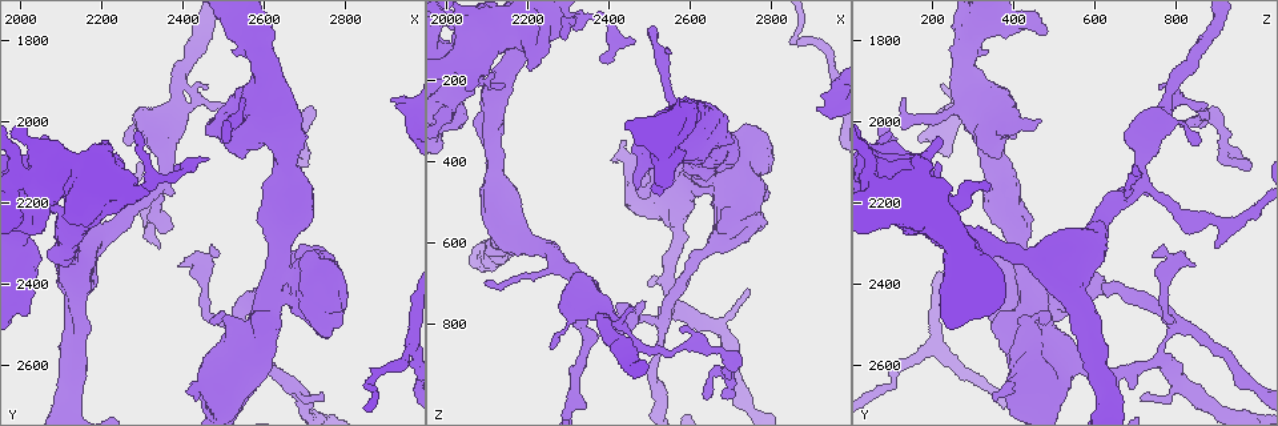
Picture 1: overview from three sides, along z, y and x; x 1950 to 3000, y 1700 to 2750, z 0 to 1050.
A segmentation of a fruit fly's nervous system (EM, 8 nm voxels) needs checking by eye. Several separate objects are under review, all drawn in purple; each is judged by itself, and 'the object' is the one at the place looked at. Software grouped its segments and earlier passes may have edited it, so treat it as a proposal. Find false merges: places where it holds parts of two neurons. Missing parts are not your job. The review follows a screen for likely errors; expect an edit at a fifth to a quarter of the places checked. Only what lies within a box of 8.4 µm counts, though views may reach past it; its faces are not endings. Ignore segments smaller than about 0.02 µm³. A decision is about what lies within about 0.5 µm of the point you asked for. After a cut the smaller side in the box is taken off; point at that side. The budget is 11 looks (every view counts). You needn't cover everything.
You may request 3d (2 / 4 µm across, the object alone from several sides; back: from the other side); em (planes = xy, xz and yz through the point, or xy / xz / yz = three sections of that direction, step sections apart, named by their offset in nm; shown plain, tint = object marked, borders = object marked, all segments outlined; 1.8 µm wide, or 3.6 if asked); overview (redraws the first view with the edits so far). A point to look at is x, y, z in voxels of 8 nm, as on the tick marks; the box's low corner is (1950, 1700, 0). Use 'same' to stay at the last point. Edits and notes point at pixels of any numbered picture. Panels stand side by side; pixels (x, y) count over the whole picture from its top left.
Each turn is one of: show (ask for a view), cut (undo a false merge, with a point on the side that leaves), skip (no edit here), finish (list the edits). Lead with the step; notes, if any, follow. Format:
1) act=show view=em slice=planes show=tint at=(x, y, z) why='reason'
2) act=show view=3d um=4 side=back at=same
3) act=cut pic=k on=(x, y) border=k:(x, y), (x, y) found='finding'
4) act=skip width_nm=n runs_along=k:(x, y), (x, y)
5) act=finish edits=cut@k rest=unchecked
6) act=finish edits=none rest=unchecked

act=show view=em slice=planes show=tint at=(2870, 2650, 105) why='abrupt turn'

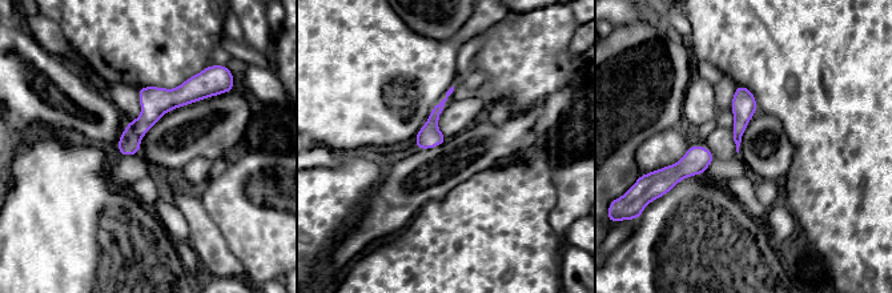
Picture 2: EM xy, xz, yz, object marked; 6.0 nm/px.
act=skip runs_along=2:(208, 93), (168, 99), (123, 152) found='continuous, no second neuron'

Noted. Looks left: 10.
act=show view=em slice=planes show=borders at=(2345, 2160, 700) why='abrupt turn'

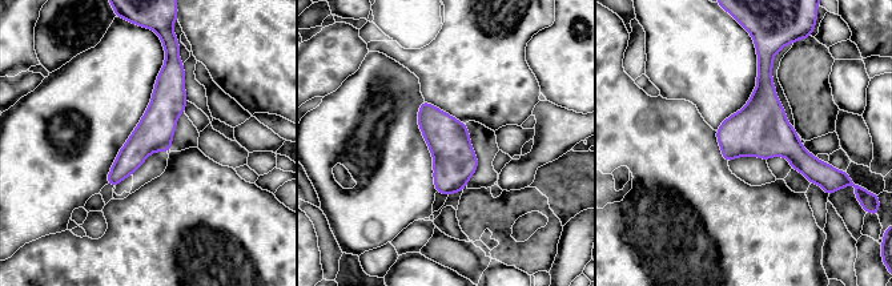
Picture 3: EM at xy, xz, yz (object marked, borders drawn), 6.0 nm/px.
act=skip width_nm=240 runs_along=3:(168, 63), (160, 121), (112, 182) found='one neuron here'

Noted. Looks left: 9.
act=show view=em slice=yz step=8 show=tint at=(2535, 2485, 790) why='abrupt turn'

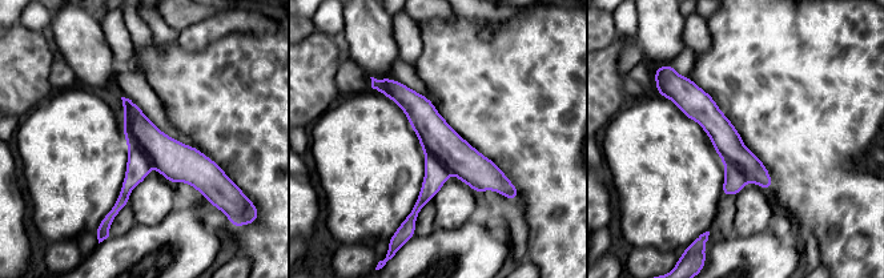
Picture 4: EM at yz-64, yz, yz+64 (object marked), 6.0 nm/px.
act=show view=em slice=xz step=4 show=tint at=same why='another direction'

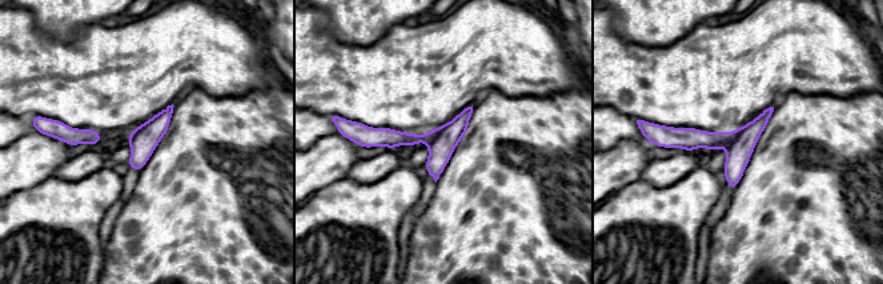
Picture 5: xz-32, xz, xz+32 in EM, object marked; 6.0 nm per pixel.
act=cut pic=5 on=(742, 143) width_nm=180 part_leaving=5:(767, 112), (742, 142), (733, 184) found='two neurons meet here'

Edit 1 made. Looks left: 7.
act=show view=em um=3.6 slice=planes show=borders at=(2485, 2655, 490) why='abrupt turn'

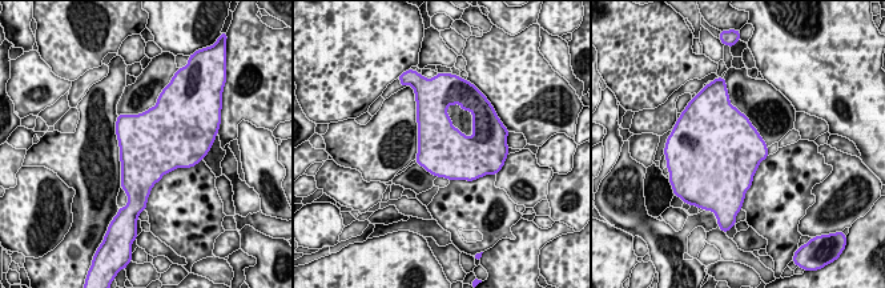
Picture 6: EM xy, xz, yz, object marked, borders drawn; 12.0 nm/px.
act=skip width_nm=650 found='all the same neuron'

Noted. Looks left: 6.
act=finish edits=cut@5 rest=unchecked

